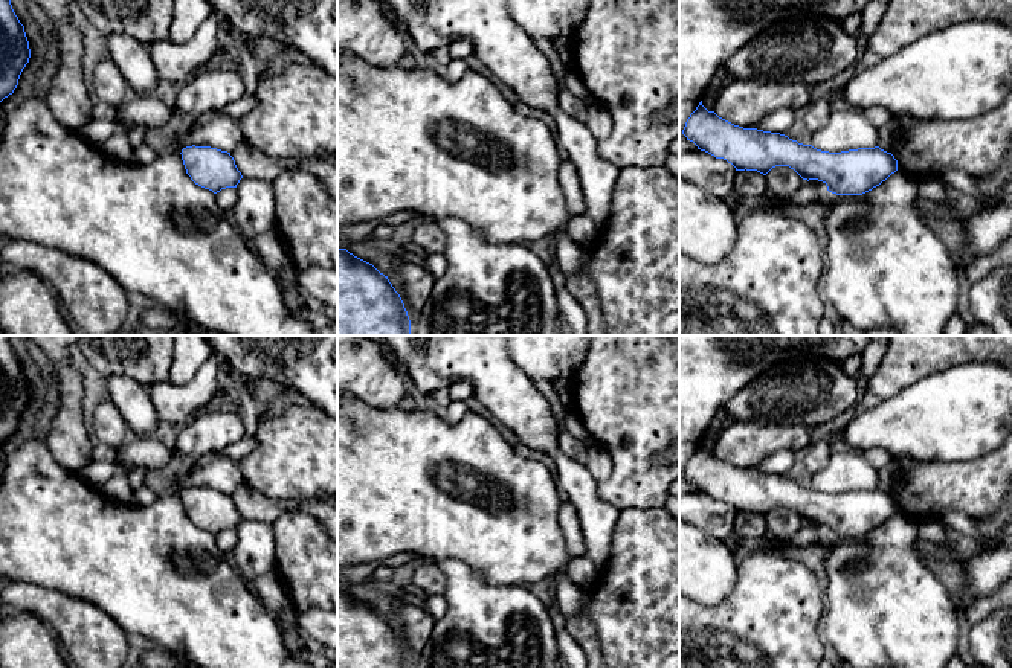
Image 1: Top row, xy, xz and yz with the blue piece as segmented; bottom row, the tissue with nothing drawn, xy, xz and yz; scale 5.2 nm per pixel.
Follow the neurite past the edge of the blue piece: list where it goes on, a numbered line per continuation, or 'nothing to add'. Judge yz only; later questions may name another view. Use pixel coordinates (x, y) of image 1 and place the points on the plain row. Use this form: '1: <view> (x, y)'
nothing to add

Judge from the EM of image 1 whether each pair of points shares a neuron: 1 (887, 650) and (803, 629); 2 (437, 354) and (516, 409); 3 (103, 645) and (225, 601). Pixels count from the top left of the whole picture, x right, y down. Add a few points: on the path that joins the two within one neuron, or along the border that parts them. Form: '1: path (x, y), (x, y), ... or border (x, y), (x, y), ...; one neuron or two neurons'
1: border (821, 639), (826, 642); two neurons
2: path (457, 354), (461, 354), (496, 389); one neuron
3: border (99, 607), (125, 632); two neurons

